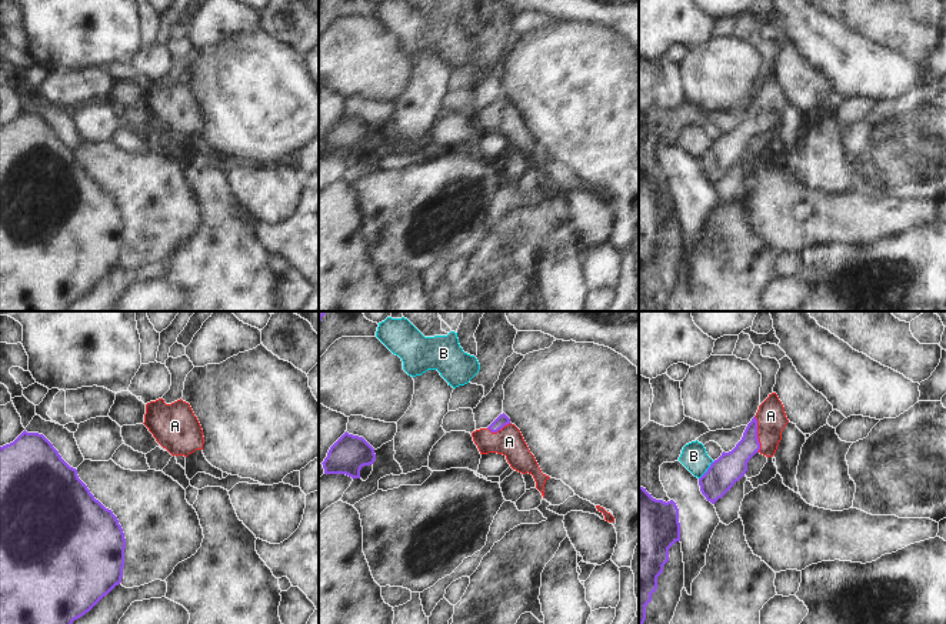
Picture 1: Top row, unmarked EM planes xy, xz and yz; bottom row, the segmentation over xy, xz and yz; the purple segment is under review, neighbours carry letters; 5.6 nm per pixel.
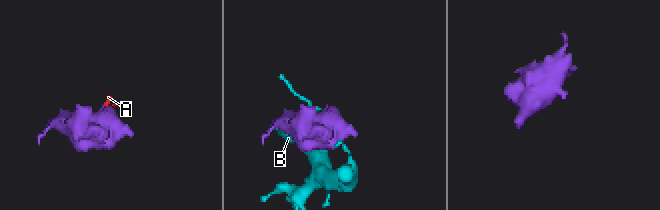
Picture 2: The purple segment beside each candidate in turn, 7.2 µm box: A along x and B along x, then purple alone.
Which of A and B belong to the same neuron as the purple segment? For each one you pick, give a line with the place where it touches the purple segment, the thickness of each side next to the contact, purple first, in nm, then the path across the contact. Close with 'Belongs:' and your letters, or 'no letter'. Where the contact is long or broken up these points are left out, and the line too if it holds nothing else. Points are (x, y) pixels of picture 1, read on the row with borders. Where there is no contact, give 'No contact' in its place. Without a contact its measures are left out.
A: Touches purple at yz (756, 434). Thickness 170 nm (purple) against 160 nm. Path across: yz (729, 467), (756, 434), (770, 420), (770, 416)
Belongs: A.

